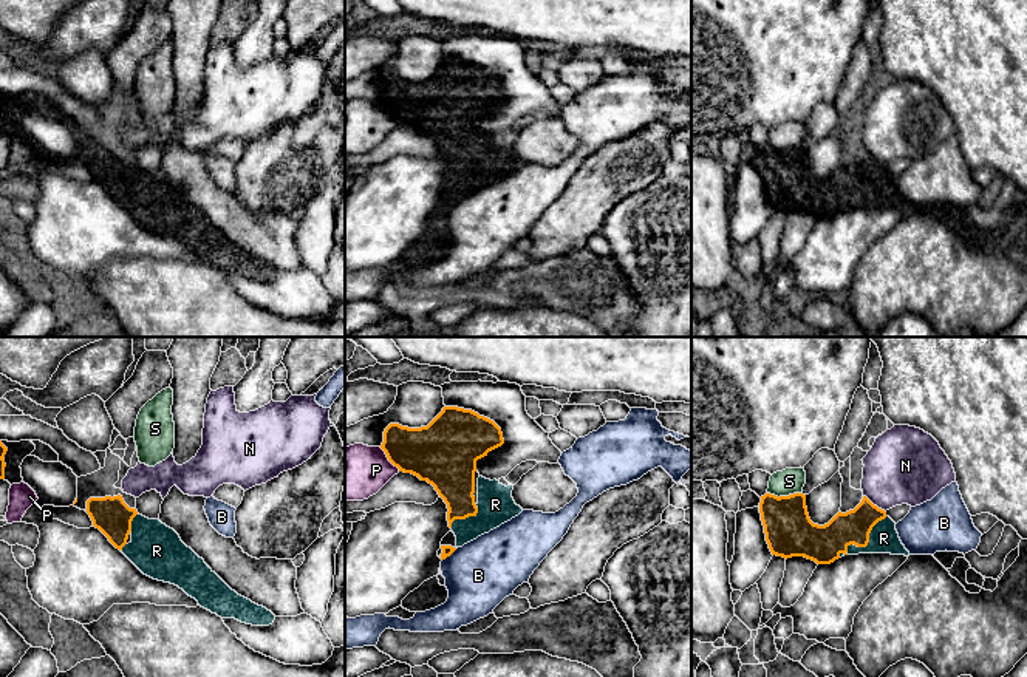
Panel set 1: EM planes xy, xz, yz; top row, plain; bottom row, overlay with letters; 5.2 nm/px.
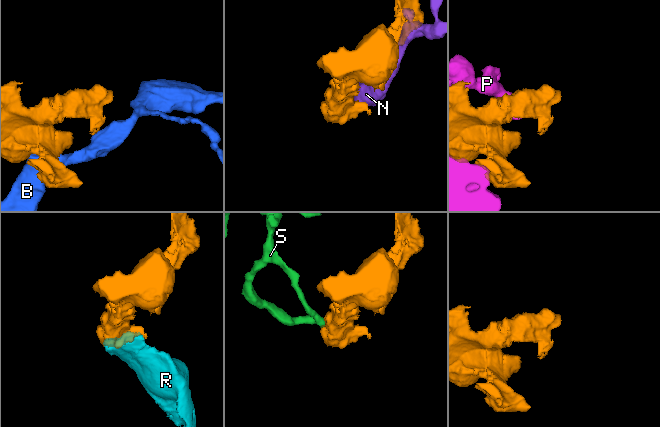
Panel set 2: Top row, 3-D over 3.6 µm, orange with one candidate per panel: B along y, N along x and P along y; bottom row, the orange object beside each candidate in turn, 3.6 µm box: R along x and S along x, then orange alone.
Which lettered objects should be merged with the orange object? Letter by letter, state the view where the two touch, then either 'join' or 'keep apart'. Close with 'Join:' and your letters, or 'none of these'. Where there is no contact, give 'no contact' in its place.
B: xz | keep apart
N: yz | keep apart
P: xz | keep apart
R: yz | join
S: yz | keep apart
Join: R

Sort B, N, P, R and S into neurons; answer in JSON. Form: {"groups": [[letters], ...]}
{"groups": [["B"], ["N"], ["P"], ["R"], ["S"]]}

